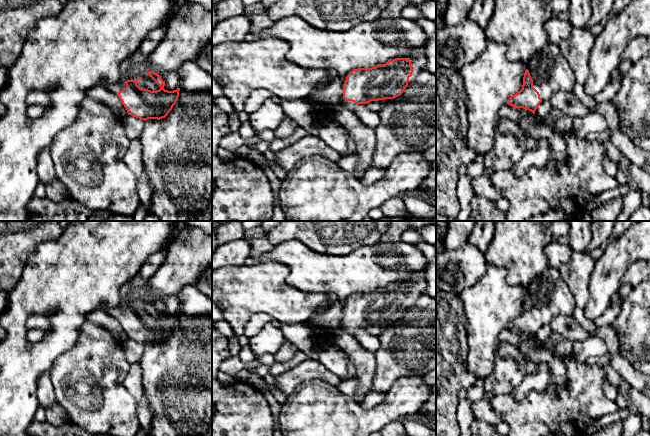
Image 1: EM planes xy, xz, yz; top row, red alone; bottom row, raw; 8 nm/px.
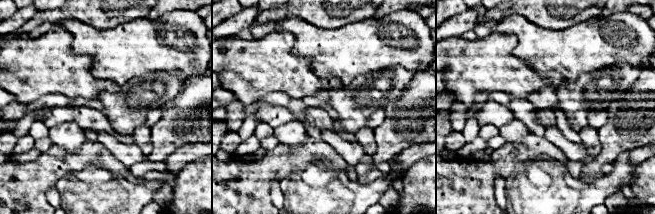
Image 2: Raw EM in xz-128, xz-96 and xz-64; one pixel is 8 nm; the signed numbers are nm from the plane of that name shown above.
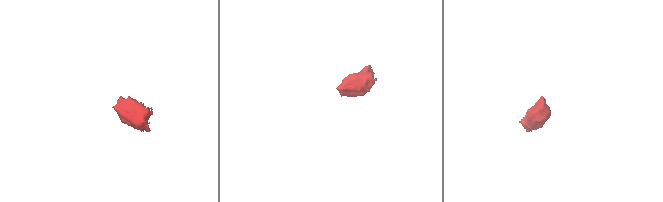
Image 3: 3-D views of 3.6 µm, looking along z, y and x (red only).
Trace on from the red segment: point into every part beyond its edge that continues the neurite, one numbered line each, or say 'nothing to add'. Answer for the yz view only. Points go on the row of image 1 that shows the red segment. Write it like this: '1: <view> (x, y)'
1: yz (551, 74)

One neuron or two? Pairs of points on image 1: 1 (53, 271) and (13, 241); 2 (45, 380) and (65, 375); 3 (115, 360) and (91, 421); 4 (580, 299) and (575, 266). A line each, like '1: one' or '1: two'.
1: two
2: two
3: one
4: one

